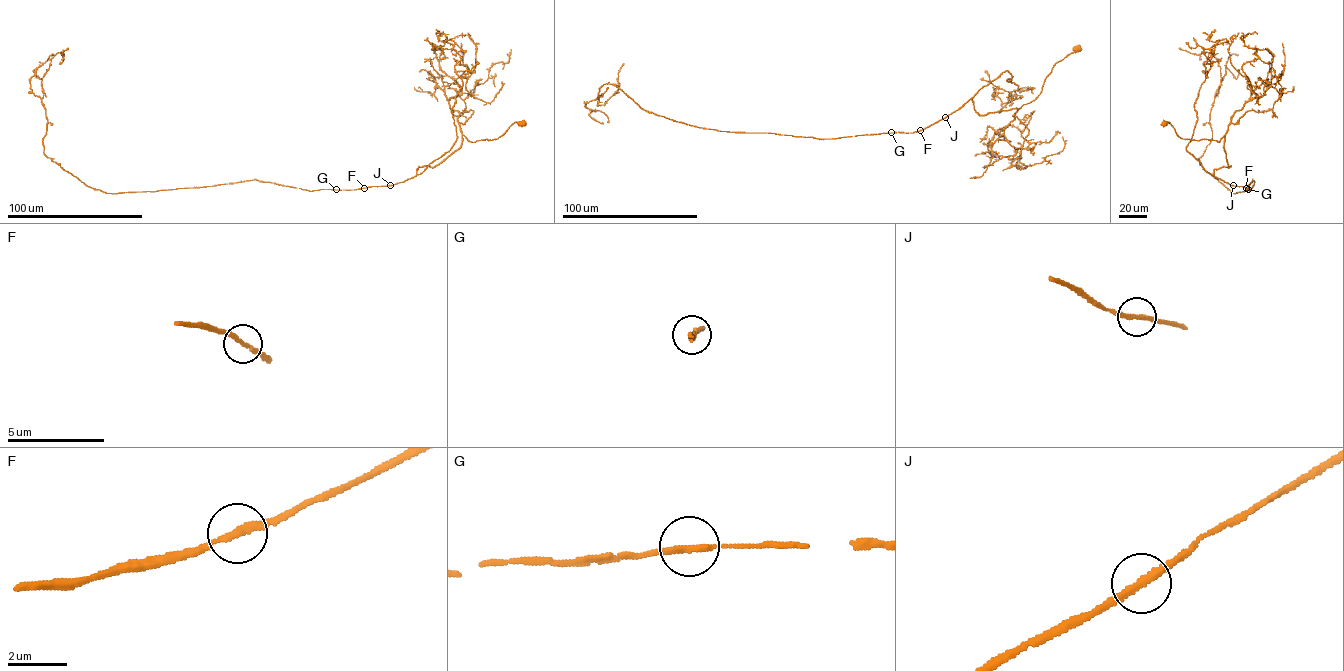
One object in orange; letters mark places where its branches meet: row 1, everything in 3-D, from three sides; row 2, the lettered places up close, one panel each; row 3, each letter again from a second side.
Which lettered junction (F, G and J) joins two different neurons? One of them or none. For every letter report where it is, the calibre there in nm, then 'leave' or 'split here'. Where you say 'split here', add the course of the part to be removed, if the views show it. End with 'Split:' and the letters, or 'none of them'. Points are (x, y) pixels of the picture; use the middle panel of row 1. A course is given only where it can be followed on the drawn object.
F: (920, 130) | 200 nm | leave
G: (891, 132) | 240 nm | leave
J: (945, 117) | 220 nm | leave
Split: none of them

